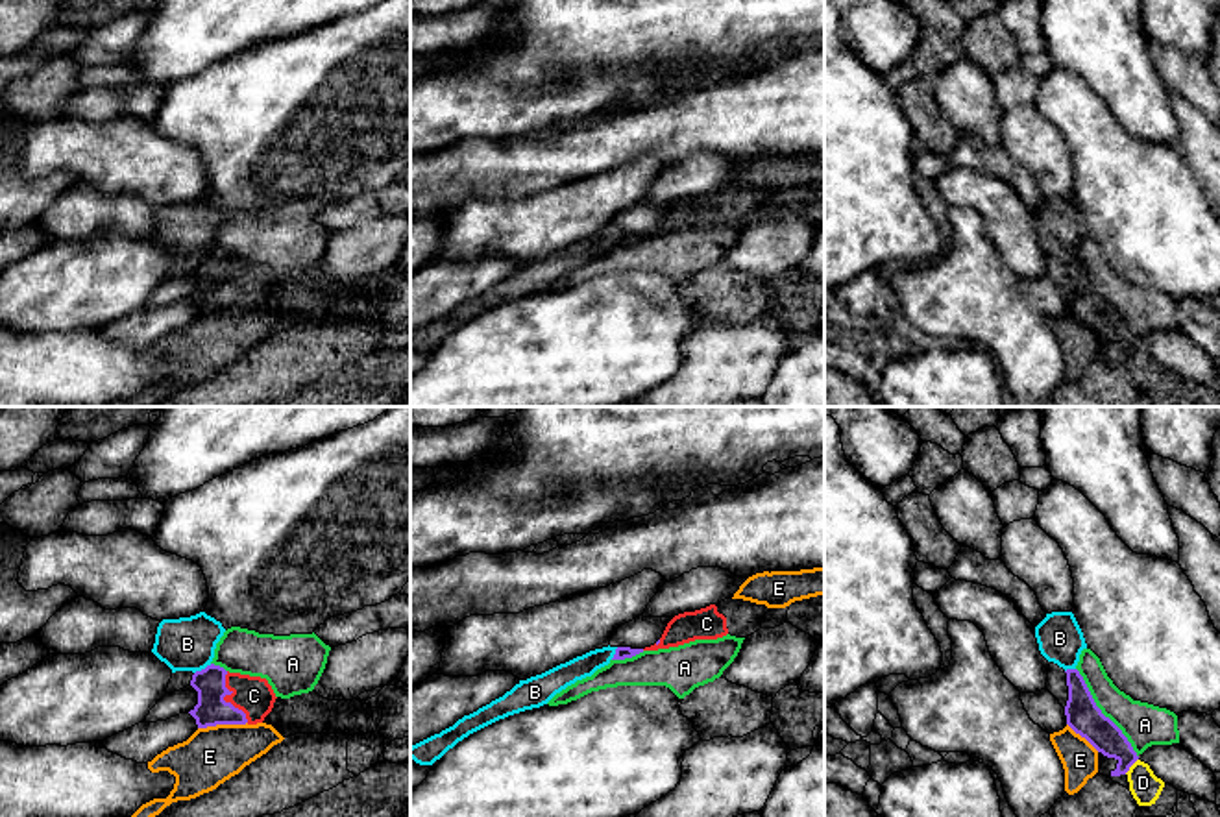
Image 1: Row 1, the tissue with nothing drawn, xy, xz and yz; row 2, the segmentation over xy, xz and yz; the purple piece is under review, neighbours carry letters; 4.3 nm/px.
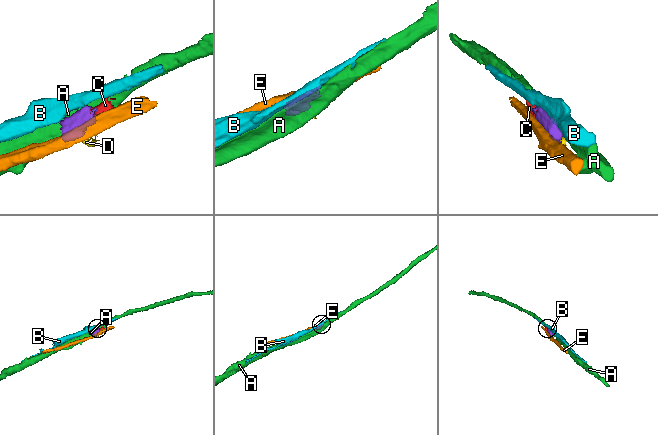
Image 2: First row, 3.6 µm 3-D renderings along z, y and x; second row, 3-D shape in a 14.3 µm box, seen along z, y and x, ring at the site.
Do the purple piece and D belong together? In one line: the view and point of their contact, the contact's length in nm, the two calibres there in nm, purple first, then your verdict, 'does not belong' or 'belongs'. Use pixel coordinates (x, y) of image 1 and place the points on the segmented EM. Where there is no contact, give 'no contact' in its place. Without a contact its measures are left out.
contact yz (1132, 764); length 90 nm; calibres 140 and 140 nm; does not belong

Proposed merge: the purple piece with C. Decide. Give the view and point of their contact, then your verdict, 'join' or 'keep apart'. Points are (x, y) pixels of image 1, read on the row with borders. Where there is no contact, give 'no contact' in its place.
meets purple in xy at (222, 699); join

